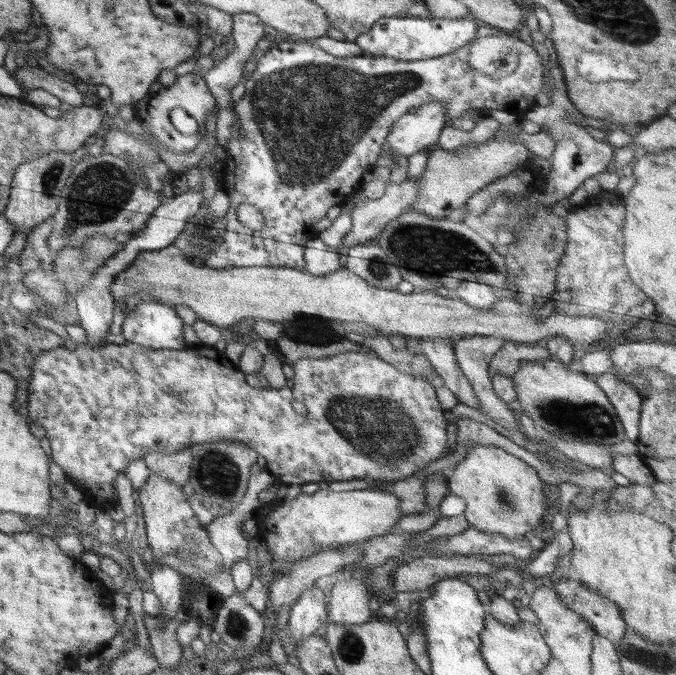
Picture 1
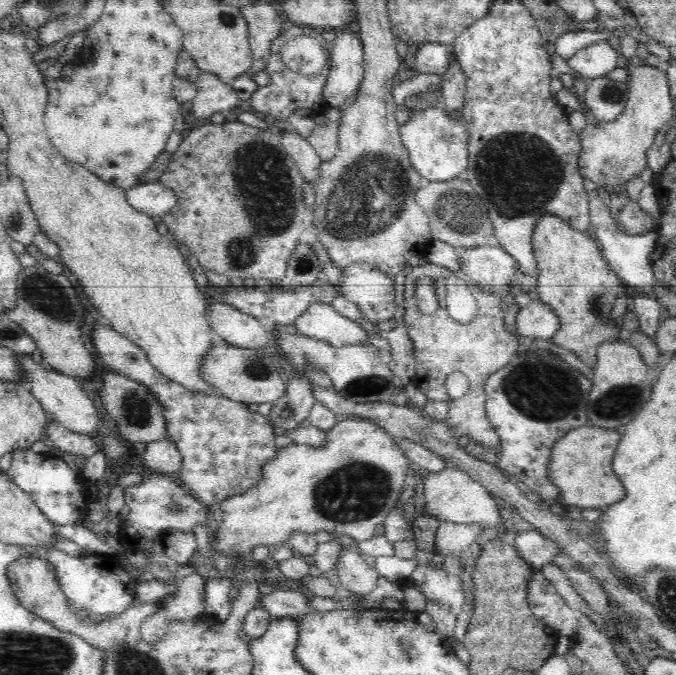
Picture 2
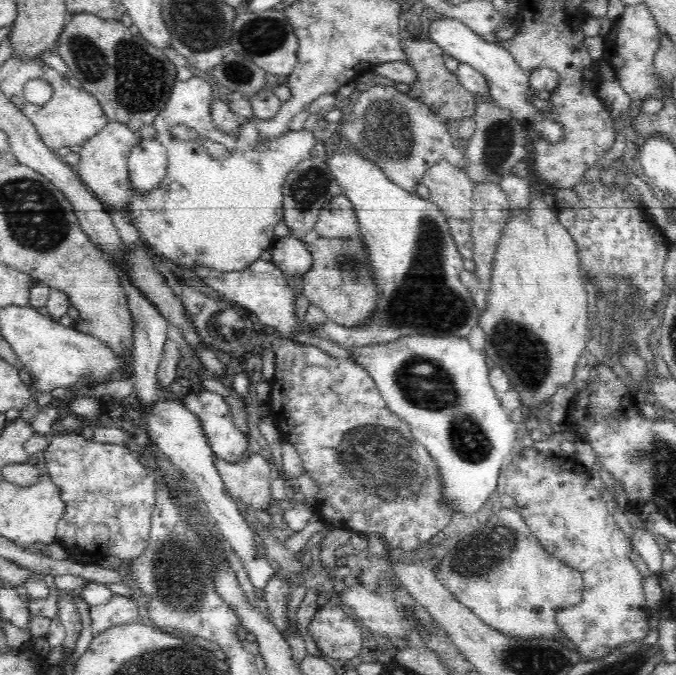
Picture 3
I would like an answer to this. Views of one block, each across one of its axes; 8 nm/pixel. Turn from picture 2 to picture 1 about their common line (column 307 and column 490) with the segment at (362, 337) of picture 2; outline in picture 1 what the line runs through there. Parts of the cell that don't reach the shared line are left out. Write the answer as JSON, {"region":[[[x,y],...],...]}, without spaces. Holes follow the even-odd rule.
{"region":[[[173,244],[163,249],[138,254],[134,258],[134,262],[124,272],[118,272],[118,276],[114,278],[114,282],[110,286],[110,293],[112,293],[114,300],[122,298],[126,301],[135,292],[148,293],[154,300],[172,307],[176,304],[186,304],[188,308],[192,308],[198,318],[211,322],[224,331],[232,324],[242,320],[242,318],[250,321],[264,319],[278,324],[289,322],[298,315],[316,315],[326,320],[366,322],[366,324],[370,324],[370,326],[382,332],[382,335],[386,335],[387,338],[400,333],[406,338],[416,337],[418,340],[433,337],[444,338],[445,340],[452,338],[455,341],[460,341],[464,337],[484,335],[498,337],[504,342],[534,345],[544,344],[546,340],[555,338],[556,335],[564,335],[571,340],[572,345],[582,348],[586,352],[594,349],[599,342],[606,342],[605,338],[610,333],[610,326],[606,326],[606,322],[602,322],[602,318],[594,318],[594,316],[566,316],[566,314],[554,313],[546,318],[538,319],[532,316],[530,309],[527,309],[514,298],[499,300],[492,308],[486,310],[486,308],[472,308],[454,295],[443,297],[437,291],[412,291],[409,294],[402,294],[397,289],[382,290],[370,285],[362,277],[346,268],[340,268],[326,275],[313,275],[304,270],[286,266],[228,267],[222,269],[206,266],[196,267],[184,256],[182,250]]]}

